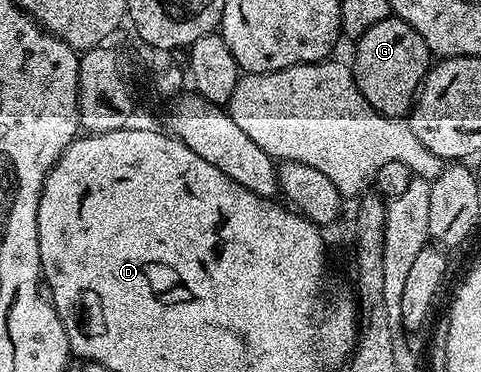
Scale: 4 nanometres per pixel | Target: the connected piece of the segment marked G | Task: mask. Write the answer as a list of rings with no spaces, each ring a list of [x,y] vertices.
[[[392,17],[385,21],[377,21],[377,25],[365,29],[365,33],[358,36],[354,43],[353,72],[357,89],[364,95],[365,101],[373,109],[389,118],[406,116],[415,101],[415,94],[419,91],[419,86],[423,84],[423,78],[427,75],[427,68],[433,63],[433,52],[425,45],[425,41],[421,41],[421,33],[417,33],[417,29],[410,27],[405,20]]]

